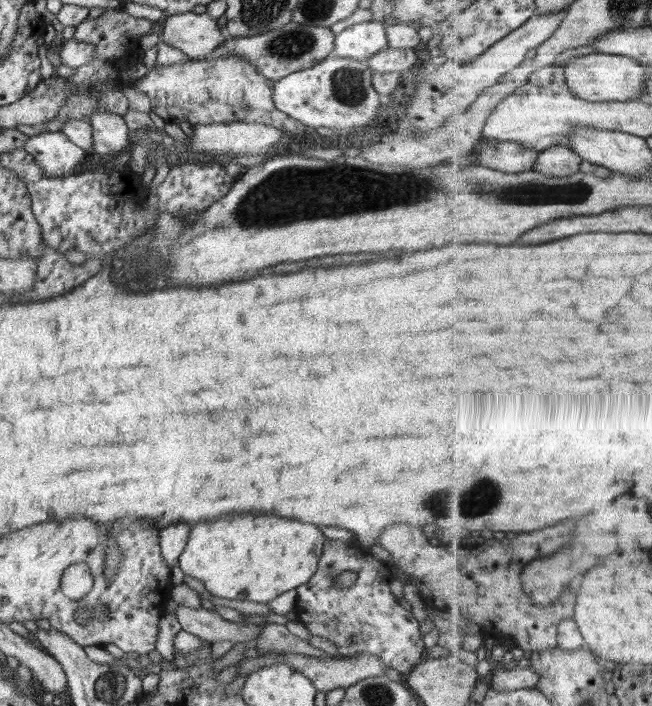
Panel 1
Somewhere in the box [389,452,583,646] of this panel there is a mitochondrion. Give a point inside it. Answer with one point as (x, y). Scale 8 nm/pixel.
(479, 498)

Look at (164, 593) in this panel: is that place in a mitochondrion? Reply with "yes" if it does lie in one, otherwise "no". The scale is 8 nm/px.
no

